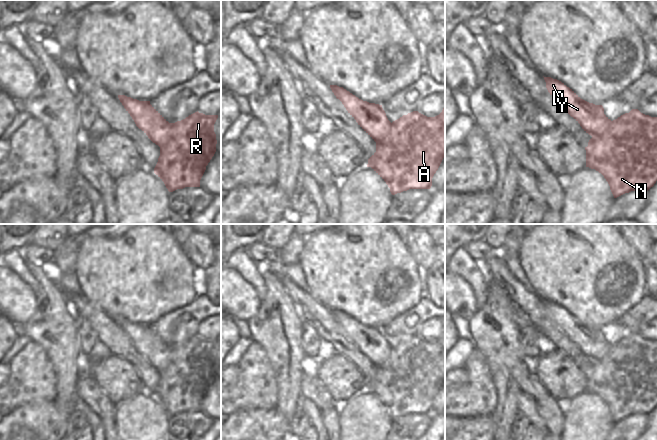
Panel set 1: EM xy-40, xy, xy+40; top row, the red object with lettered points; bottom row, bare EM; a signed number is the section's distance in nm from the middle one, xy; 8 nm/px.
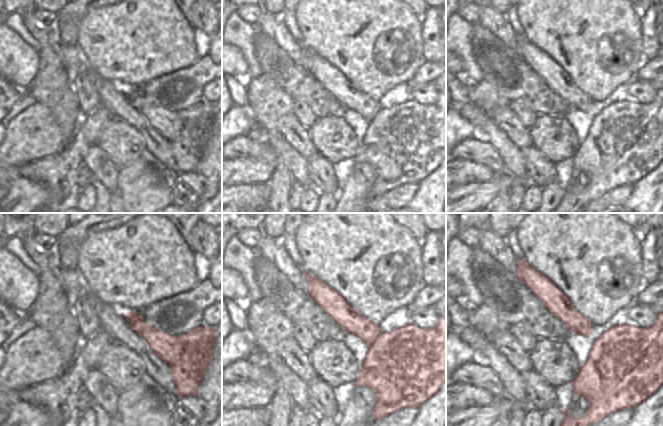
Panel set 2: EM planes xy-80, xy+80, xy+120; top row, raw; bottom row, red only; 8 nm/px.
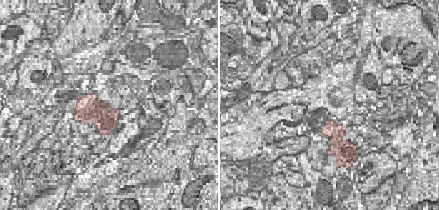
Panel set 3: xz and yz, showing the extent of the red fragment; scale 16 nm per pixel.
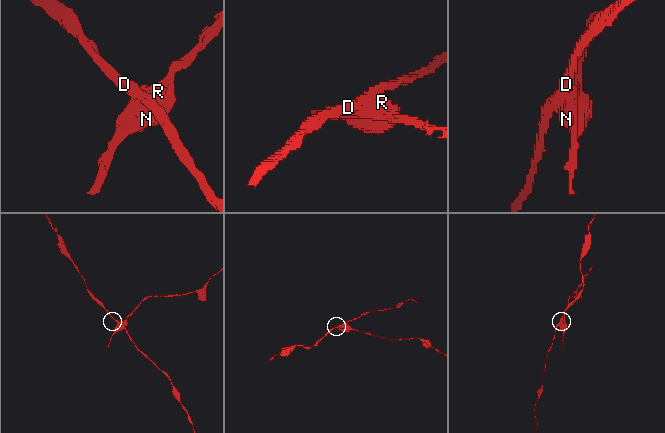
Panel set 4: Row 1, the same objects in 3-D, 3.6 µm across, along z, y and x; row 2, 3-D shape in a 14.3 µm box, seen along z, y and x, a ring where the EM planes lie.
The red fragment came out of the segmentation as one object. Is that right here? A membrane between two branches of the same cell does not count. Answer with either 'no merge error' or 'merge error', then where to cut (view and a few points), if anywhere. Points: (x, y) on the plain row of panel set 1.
merge error | xy (392, 347), (390, 356), (380, 366), (376, 367)

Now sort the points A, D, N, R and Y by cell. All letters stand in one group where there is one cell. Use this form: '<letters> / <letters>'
A N R / D Y

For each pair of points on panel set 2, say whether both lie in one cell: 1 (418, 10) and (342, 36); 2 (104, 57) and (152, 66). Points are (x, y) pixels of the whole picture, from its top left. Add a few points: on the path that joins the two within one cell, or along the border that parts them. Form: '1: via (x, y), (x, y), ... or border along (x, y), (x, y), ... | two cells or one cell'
1: border along (410, 10), (420, 18) | two cells
2: via (116, 57), (137, 57), (140, 60) | one cell

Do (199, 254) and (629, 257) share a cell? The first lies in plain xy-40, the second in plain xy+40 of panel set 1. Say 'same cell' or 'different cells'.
different cells

